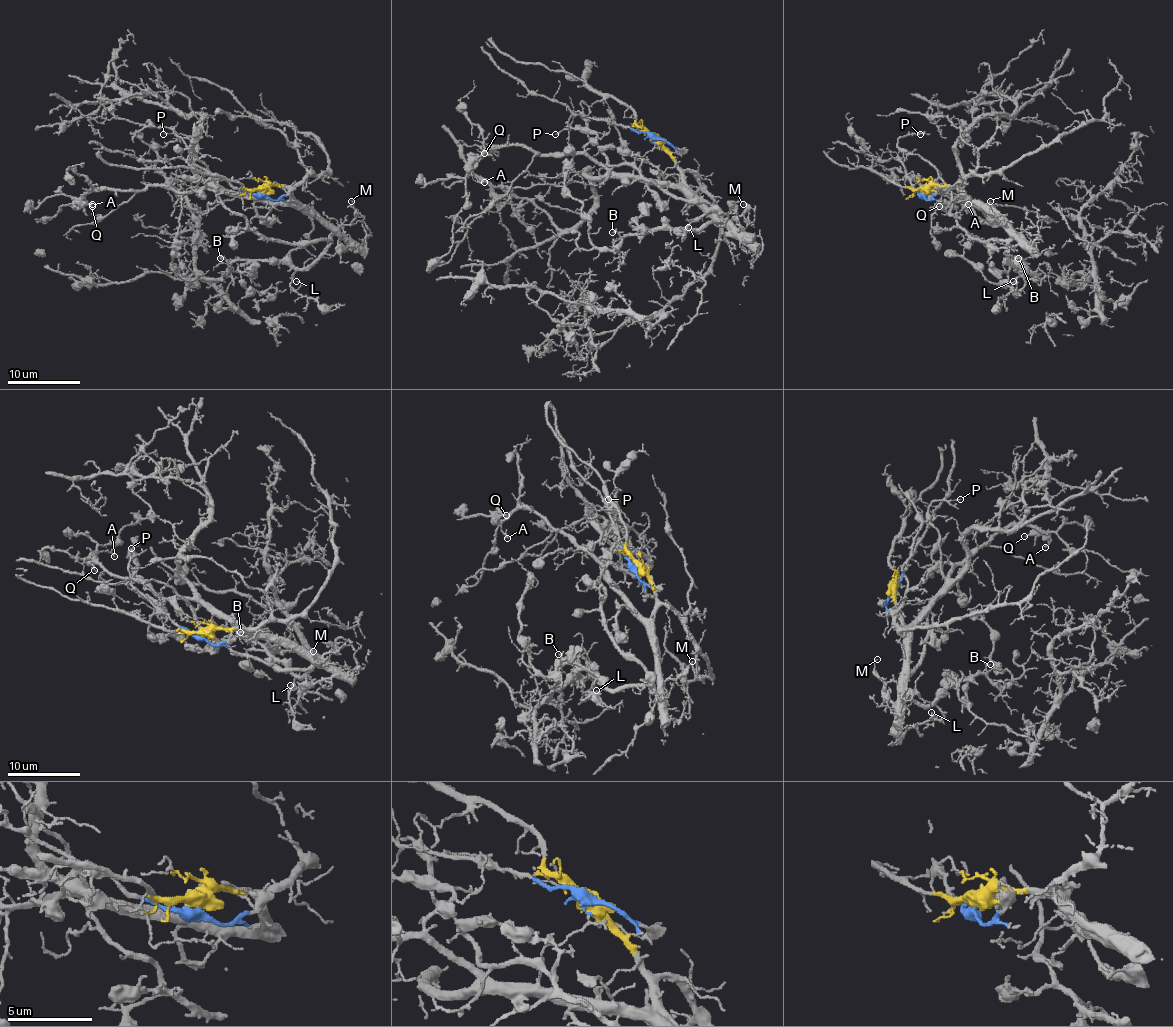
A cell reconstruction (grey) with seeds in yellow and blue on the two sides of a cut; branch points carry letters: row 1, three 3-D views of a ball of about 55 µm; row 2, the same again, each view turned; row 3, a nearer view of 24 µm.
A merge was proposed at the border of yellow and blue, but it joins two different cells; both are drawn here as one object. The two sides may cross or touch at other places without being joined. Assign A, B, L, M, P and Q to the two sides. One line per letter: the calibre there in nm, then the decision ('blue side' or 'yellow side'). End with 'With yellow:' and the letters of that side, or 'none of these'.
A: calibre 100 nm; yellow side
B: calibre 140 nm; yellow side
L: calibre 150 nm; yellow side
M: calibre 110 nm; yellow side
P: calibre 90 nm; yellow side
Q: calibre 140 nm; yellow side
With yellow: A, B, L, M, P, Q

